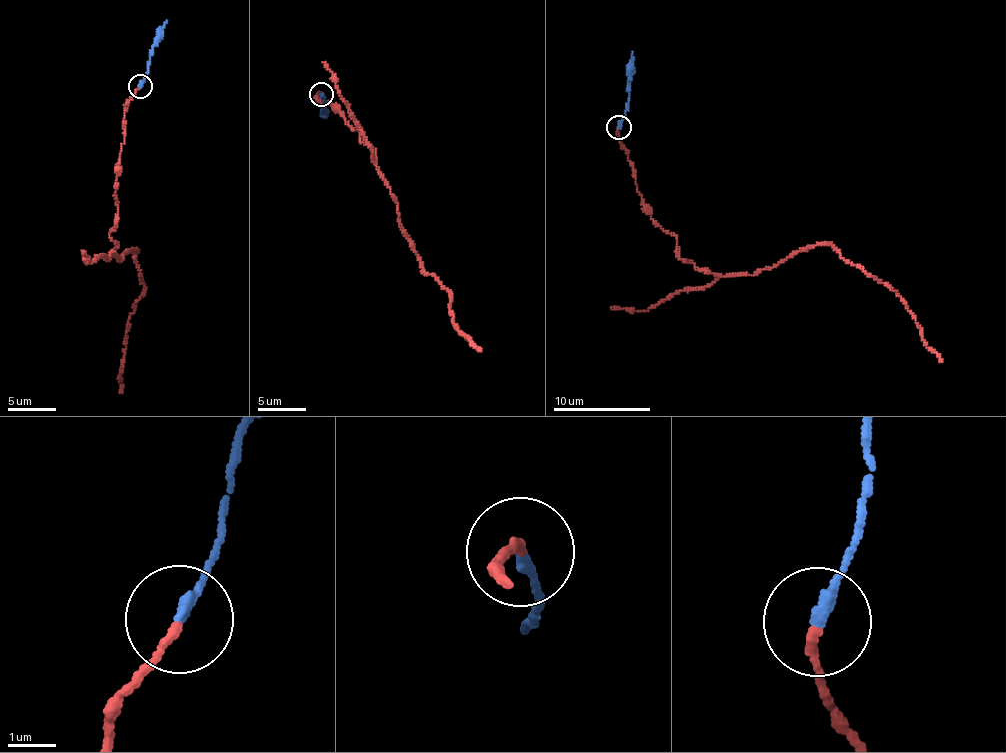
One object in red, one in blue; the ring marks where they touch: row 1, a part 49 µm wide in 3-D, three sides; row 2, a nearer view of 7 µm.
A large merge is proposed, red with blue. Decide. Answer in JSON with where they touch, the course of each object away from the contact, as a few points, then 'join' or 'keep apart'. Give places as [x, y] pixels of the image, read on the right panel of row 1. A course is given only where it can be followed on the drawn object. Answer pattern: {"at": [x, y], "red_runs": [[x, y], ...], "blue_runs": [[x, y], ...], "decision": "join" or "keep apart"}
{"at": [618, 127], "red_runs": [[618, 128], [642, 204], [677, 237], [681, 259], [705, 273], [754, 275], [829, 245], [893, 288], [942, 361]], "blue_runs": [[618, 126], [628, 108], [632, 51]], "decision": "keep apart"}

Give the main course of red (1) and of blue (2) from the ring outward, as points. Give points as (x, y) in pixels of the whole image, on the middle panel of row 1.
1: (322, 93), (317, 99), (360, 126), (421, 267), (448, 290), (459, 332), (481, 351)
2: (322, 93), (325, 105), (321, 115), (326, 116)

